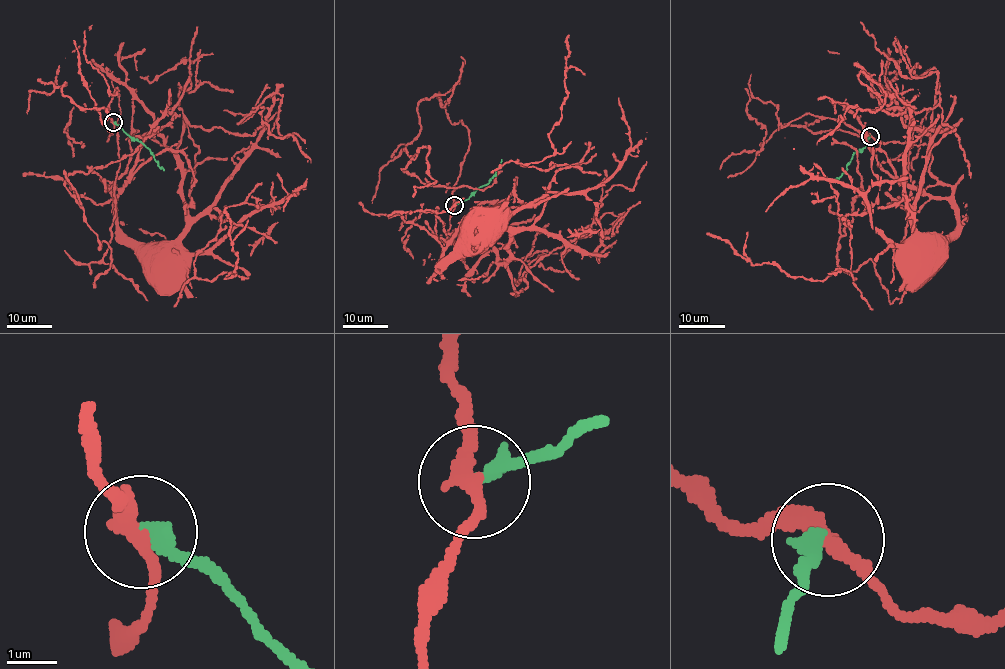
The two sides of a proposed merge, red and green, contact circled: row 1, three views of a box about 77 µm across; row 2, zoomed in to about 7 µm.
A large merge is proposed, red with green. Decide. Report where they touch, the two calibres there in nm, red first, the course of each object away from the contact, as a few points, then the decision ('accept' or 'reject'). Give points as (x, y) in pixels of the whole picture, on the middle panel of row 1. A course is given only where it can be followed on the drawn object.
place (454, 205); calibres 300 and 280 nm; course red (454, 205), (445, 240), (452, 244), (452, 233), (446, 234), (439, 269), (437, 266), (453, 250), (471, 219); course green (454, 205), (486, 185), (502, 159); reject

